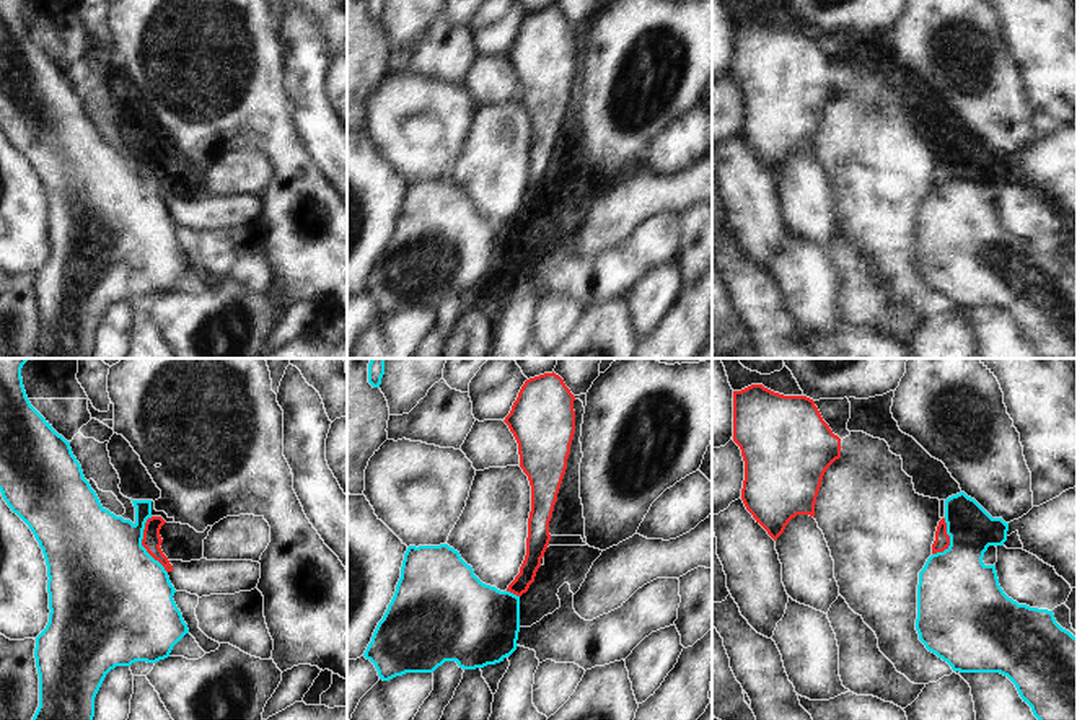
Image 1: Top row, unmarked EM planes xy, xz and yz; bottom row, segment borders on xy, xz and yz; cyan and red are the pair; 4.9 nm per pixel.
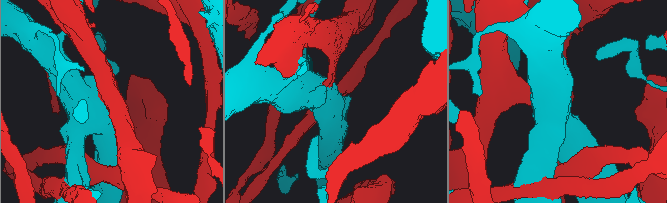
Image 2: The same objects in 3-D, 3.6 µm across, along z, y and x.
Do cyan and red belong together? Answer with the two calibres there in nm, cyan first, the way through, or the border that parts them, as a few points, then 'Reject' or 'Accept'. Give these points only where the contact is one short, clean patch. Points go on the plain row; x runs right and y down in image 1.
Thickness 500 nm (cyan) against 90 nm. Reject

